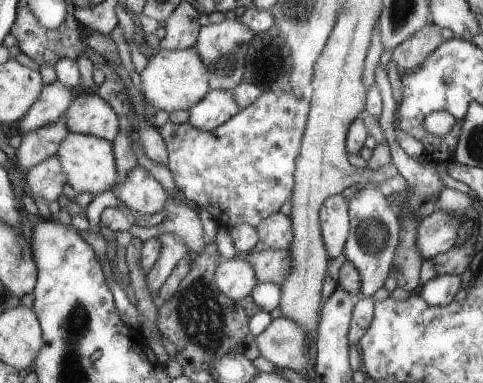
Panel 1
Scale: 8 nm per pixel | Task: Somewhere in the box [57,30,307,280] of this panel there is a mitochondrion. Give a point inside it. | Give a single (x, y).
(228, 63)

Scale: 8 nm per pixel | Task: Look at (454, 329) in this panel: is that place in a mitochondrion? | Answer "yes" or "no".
no

